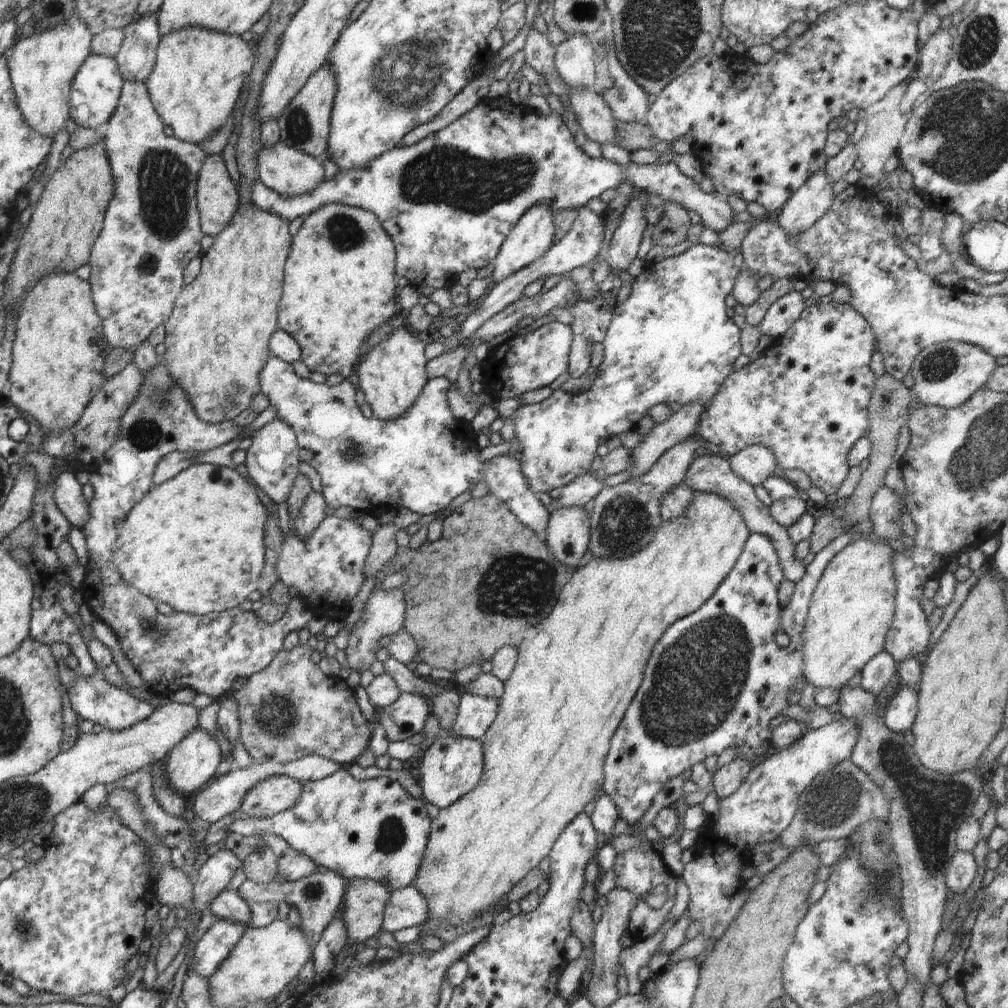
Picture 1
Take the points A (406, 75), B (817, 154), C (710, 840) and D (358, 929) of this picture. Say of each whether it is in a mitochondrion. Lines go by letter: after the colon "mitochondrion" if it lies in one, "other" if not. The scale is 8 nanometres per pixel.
A: mitochondrion
B: other
C: other
D: other

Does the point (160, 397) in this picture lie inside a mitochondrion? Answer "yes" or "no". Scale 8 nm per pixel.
yes

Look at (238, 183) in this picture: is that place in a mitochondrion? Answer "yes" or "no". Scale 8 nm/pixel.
no

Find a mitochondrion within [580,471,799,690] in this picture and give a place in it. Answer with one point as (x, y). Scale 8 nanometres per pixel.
(625, 522)

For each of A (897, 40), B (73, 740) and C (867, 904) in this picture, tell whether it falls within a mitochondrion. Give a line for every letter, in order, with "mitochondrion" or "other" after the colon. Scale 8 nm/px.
A: other
B: other
C: mitochondrion

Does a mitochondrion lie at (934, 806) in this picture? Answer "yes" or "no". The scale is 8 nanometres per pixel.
yes

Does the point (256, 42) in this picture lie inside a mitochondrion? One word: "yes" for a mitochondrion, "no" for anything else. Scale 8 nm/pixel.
no

